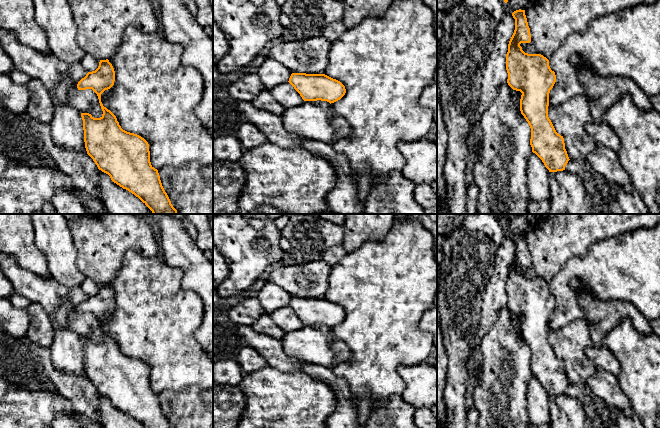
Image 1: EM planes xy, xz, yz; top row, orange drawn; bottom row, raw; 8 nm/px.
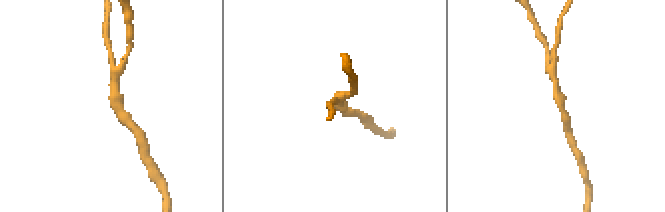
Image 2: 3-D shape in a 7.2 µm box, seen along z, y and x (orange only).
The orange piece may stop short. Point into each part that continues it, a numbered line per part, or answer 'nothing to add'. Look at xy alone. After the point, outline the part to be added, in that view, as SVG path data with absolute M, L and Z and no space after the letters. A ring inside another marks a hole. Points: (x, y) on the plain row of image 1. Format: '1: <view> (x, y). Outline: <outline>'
nothing to add

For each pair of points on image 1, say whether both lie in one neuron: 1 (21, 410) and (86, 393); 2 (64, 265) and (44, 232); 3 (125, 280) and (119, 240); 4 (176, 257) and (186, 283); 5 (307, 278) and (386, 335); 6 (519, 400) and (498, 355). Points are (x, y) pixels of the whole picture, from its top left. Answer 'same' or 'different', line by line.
1: different
2: same
3: different
4: same
5: different
6: same

